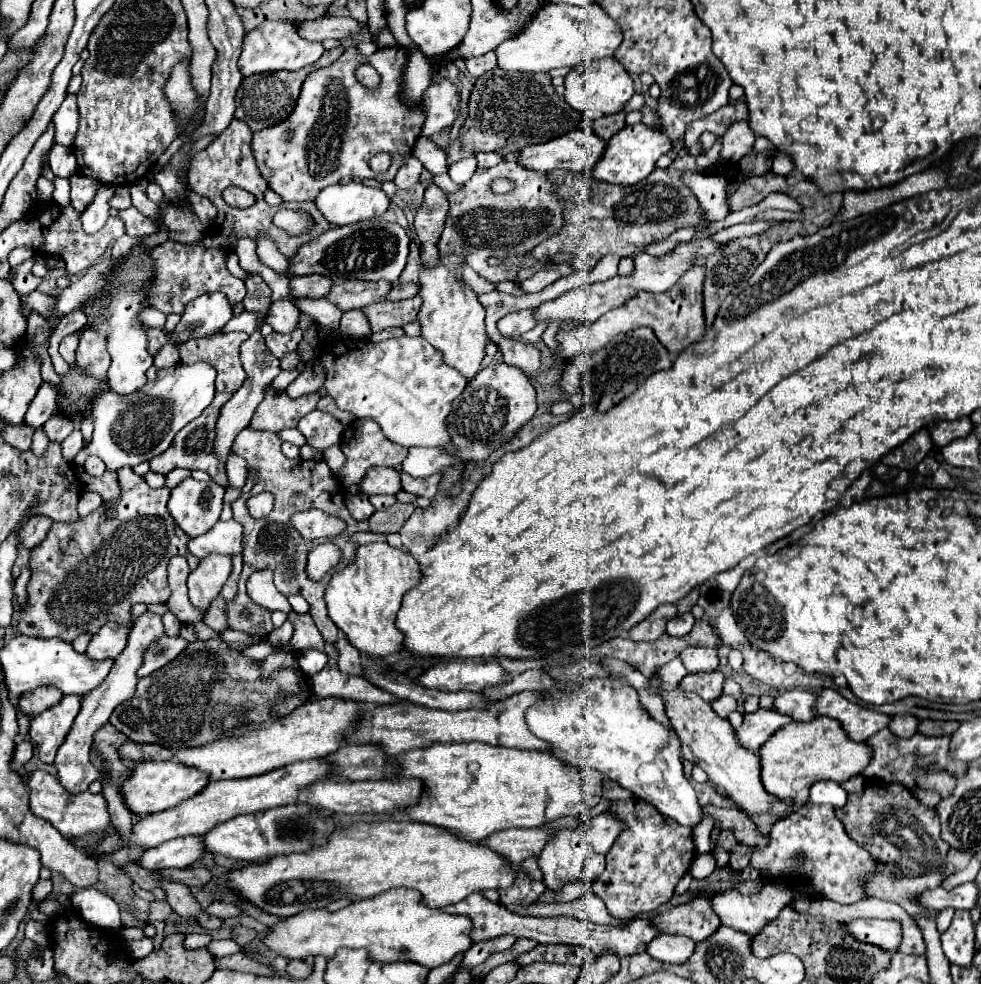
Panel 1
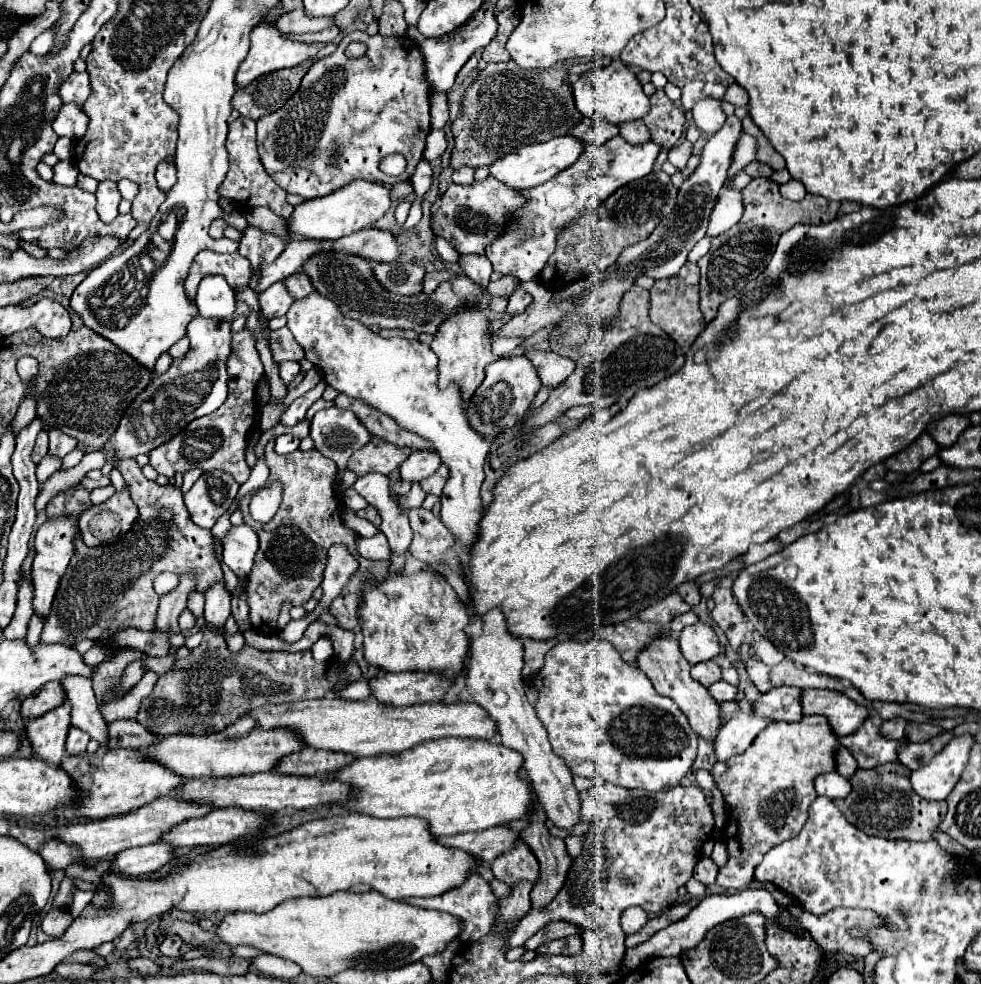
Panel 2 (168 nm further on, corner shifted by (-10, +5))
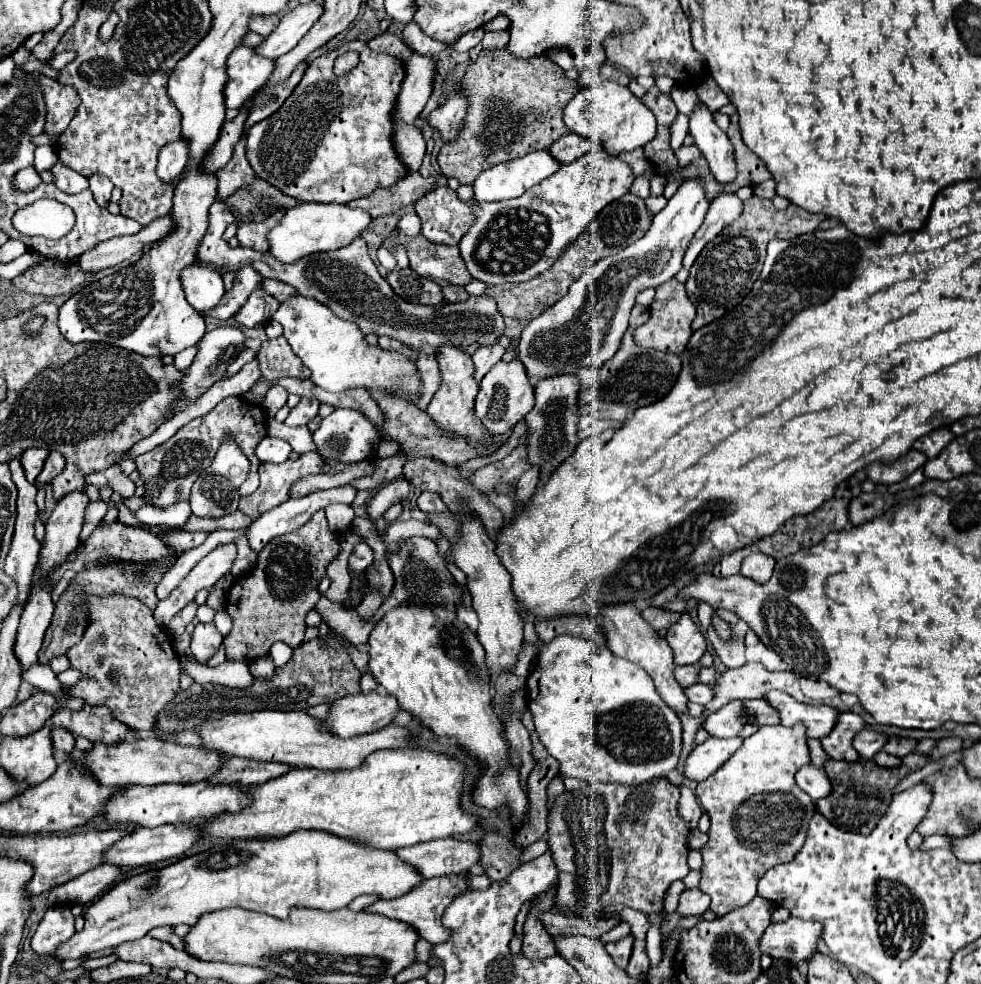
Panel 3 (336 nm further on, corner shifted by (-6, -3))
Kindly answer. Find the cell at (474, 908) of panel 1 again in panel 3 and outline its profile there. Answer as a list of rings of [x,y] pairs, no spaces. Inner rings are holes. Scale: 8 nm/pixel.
[[[450,874],[450,876],[442,876],[442,878],[430,878],[424,880],[418,888],[410,890],[408,894],[394,898],[394,900],[378,900],[374,904],[370,904],[366,908],[366,912],[376,912],[394,920],[402,920],[408,922],[410,926],[414,926],[418,930],[418,934],[432,942],[432,944],[442,944],[442,940],[450,938],[450,930],[442,924],[442,912],[452,904],[454,896],[460,896],[462,892],[466,892],[470,888],[466,876],[458,876],[458,874]]]

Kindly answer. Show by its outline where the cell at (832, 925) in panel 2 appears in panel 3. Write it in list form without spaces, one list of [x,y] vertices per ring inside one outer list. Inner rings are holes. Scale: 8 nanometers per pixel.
[[[788,918],[780,924],[770,924],[760,940],[760,950],[772,958],[790,958],[800,968],[808,964],[808,958],[818,952],[818,940],[822,938],[822,924]]]

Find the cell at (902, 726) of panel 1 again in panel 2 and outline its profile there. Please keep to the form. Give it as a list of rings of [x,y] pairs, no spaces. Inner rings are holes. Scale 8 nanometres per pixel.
[[[902,718],[886,720],[880,726],[880,736],[890,738],[890,740],[902,740],[904,738],[904,728],[906,728],[906,720],[902,720]]]

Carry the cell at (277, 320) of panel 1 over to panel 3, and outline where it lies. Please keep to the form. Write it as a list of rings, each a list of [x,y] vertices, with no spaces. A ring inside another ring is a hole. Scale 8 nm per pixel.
[[[260,288],[250,294],[248,302],[240,308],[240,312],[234,318],[248,328],[256,328],[256,326],[264,324],[270,318],[270,314],[274,314],[278,310],[278,304],[280,302],[274,300],[274,296],[270,296],[268,292],[262,292],[262,288]]]

